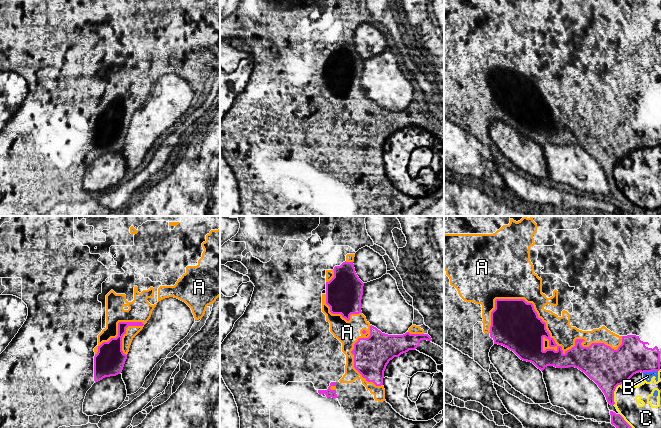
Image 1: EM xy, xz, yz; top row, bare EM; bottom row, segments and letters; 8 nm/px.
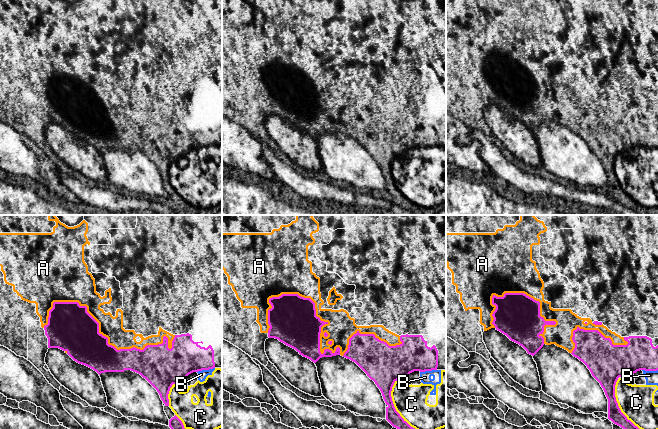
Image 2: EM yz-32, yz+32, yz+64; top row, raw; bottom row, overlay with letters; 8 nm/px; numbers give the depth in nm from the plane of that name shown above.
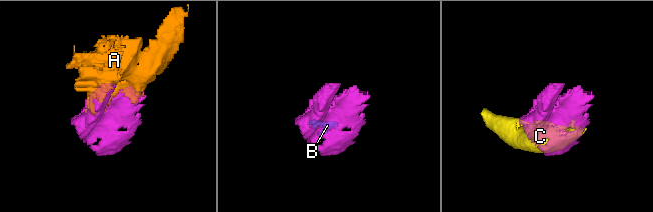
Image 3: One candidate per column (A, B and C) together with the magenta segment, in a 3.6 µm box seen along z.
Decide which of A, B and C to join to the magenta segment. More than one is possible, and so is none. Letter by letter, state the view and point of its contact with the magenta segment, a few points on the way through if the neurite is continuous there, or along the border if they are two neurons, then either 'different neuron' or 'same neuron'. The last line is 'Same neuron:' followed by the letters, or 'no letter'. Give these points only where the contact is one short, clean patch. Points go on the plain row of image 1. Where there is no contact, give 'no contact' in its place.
A: meets magenta in yz at (552, 114); same neuron
B: meets magenta in yz at (650, 147); border along yz (657, 146), (643, 149); different neuron
C: meets magenta in yz at (613, 170); different neuron
Same neuron: A

